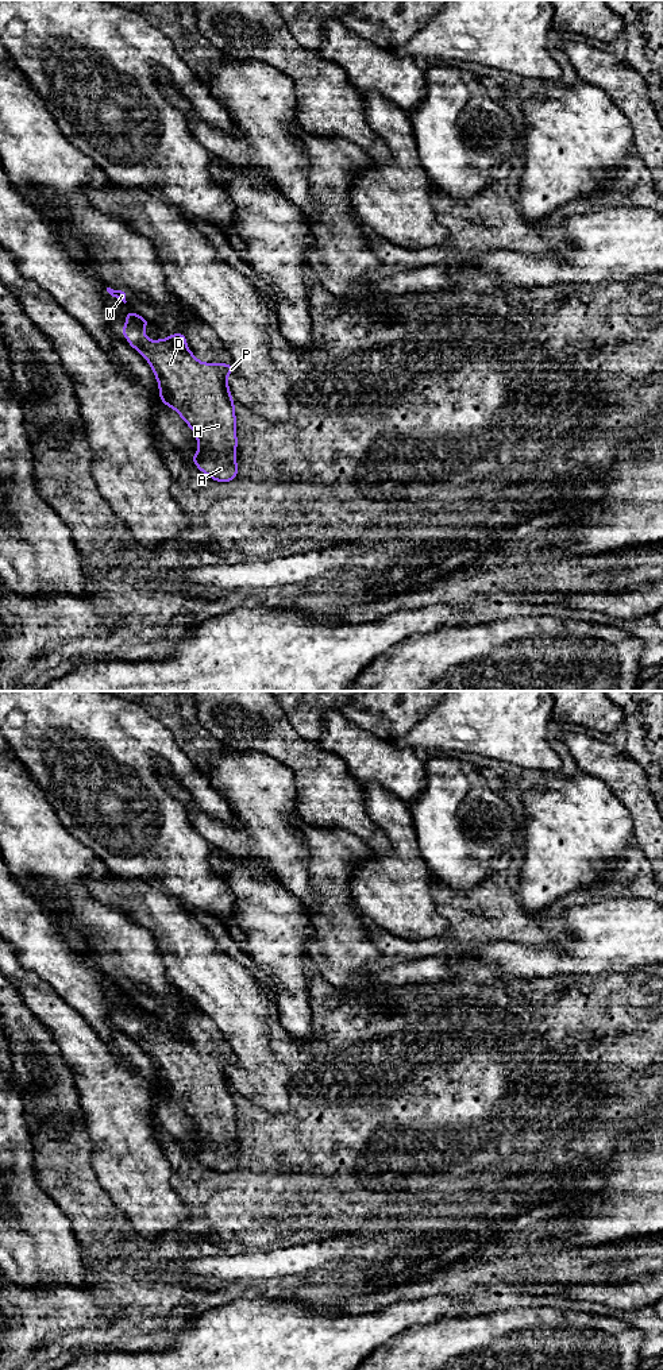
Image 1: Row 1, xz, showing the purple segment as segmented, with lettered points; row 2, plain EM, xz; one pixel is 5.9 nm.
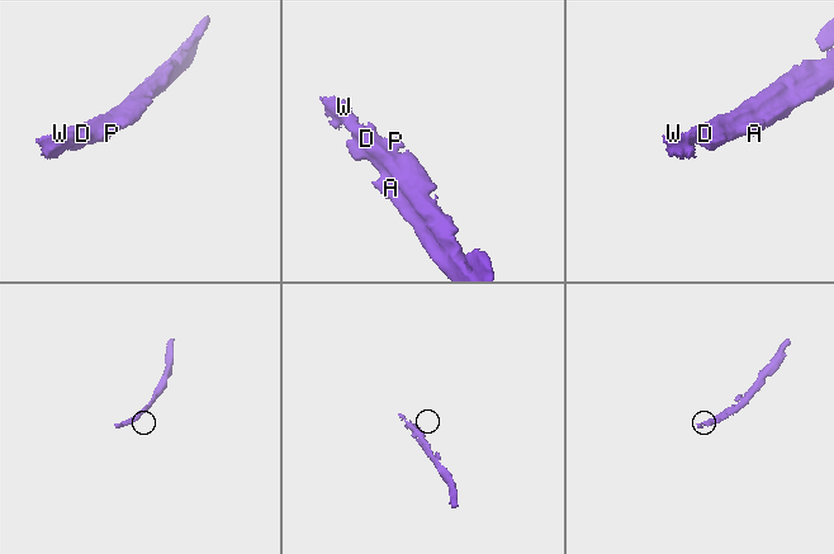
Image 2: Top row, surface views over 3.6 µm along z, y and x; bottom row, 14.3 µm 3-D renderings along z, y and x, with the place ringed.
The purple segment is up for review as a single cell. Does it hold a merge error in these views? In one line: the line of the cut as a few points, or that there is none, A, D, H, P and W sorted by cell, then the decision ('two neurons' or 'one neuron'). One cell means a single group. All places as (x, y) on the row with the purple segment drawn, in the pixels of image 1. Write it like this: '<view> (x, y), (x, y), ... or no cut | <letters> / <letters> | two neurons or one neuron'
no cut | A D H P W | one neuron

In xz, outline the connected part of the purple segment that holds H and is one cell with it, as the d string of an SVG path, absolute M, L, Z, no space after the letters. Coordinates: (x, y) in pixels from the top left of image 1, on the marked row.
M134 310L124 317L127 325L119 332L151 364L161 401L176 409L196 435L198 454L189 456L190 462L216 482L236 479L236 418L226 378L236 367L198 362L186 347L185 333L150 341L142 328L151 321Z

